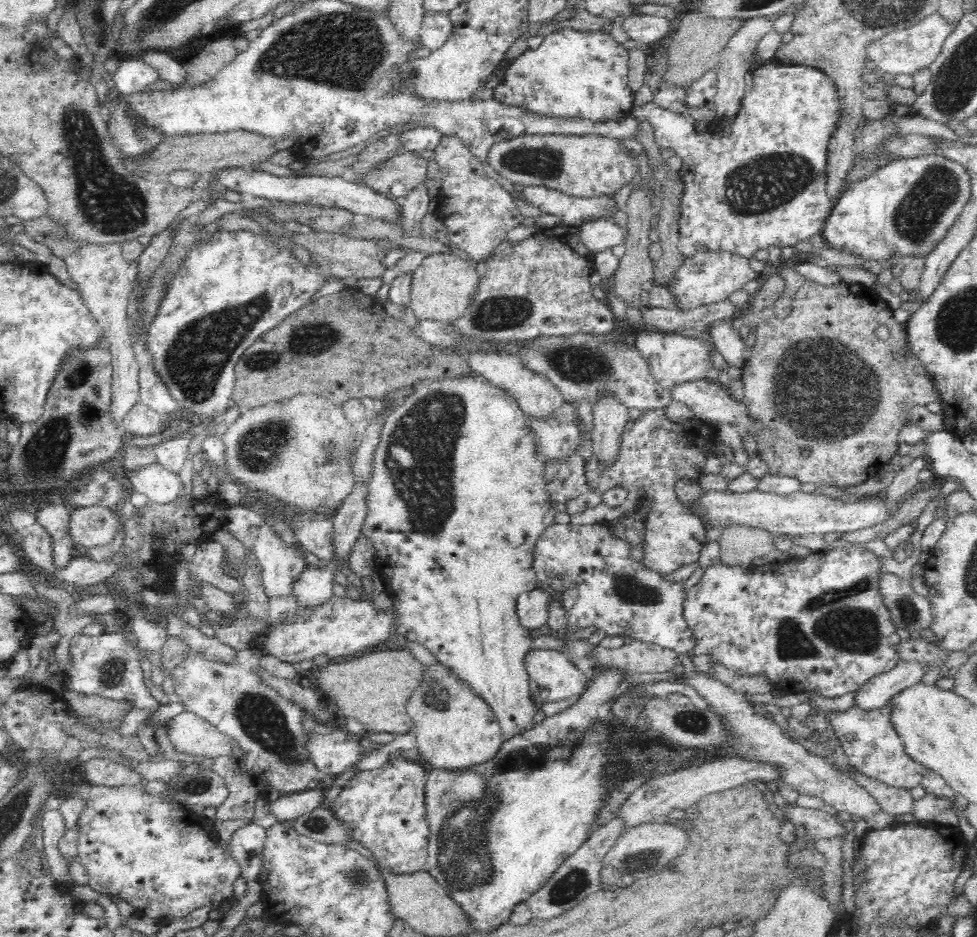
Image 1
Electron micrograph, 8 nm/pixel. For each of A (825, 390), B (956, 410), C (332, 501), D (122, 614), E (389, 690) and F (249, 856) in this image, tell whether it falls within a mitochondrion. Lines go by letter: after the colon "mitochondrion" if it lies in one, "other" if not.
A: mitochondrion
B: other
C: other
D: other
E: other
F: mitochondrion

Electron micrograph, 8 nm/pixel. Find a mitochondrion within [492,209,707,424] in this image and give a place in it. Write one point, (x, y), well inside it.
(583, 365)

